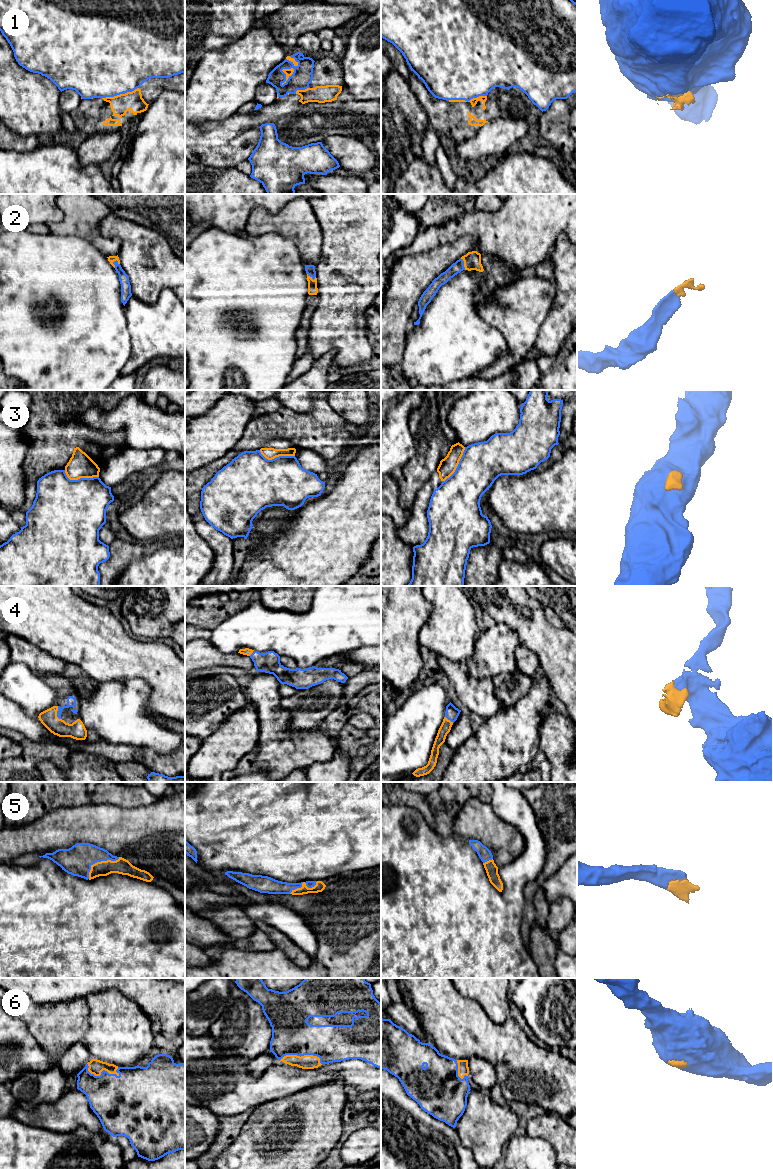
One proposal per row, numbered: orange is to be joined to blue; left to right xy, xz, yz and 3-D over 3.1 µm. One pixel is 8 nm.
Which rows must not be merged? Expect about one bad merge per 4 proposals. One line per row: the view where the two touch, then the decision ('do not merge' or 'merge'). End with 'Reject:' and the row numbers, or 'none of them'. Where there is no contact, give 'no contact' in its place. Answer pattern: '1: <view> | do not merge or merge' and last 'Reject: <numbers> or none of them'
1: xz | do not merge
2: xy | merge
3: xy | do not merge
4: xy | merge
5: xy | merge
6: xy | merge
Reject: 1, 3

